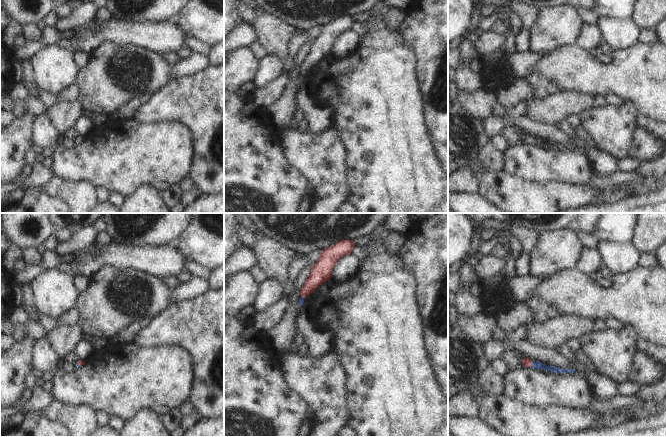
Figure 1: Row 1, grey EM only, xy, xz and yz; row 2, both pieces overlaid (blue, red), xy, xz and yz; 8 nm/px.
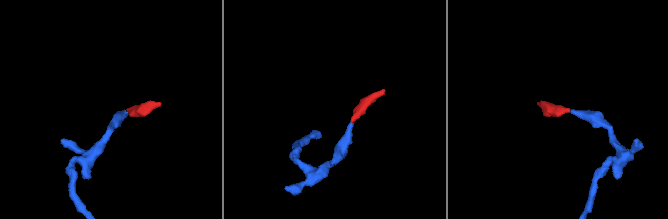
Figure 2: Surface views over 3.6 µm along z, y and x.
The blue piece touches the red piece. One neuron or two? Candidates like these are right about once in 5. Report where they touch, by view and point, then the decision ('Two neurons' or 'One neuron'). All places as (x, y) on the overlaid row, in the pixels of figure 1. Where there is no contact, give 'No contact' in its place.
Touches blue at yz (532, 364). One neuron.

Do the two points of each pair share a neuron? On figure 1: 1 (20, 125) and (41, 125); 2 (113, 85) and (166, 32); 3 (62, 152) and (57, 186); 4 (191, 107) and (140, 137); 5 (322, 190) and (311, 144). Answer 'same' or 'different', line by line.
1: different
2: different
3: different
4: different
5: same

